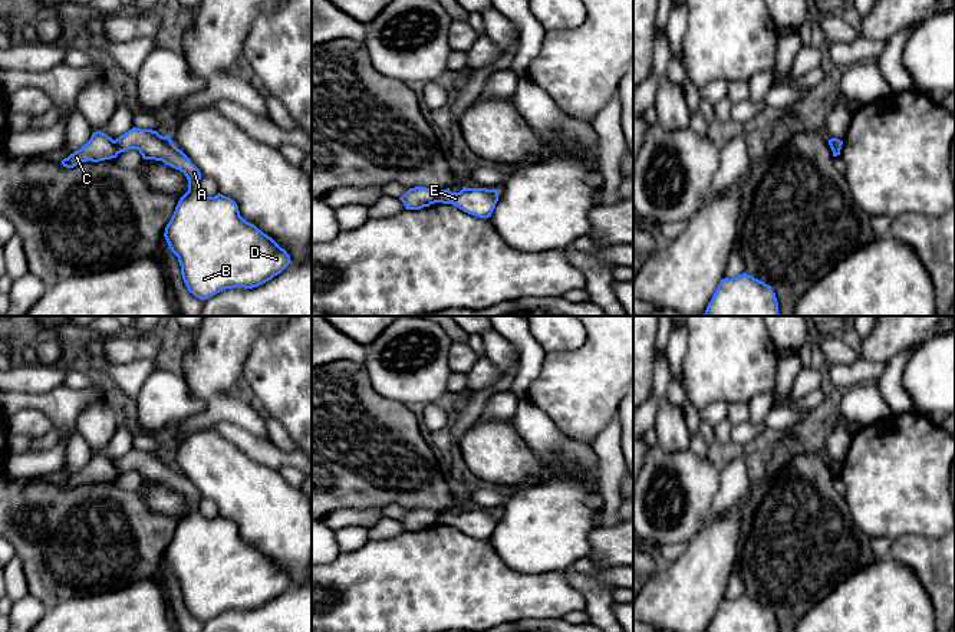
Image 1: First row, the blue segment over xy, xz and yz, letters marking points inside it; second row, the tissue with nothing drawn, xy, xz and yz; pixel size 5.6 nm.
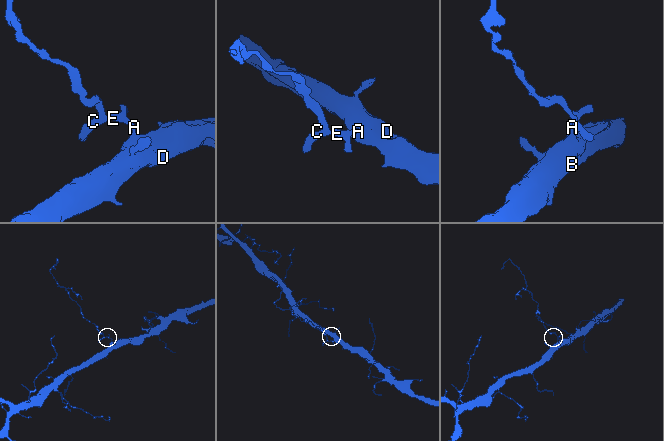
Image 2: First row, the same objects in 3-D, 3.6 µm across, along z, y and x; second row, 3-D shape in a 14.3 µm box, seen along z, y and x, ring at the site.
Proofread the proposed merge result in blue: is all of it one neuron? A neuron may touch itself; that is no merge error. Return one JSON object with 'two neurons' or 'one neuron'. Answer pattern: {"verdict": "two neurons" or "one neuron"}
{"verdict": "two neurons"}

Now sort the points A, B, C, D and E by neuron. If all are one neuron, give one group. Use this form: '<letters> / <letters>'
A B D E / C

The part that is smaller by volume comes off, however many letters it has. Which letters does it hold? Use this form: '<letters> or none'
C

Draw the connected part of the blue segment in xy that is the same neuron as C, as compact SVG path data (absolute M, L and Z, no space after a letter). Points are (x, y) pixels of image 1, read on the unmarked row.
M96 452L80 471L75 473L67 480L65 480L62 483L62 487L66 490L73 490L86 483L99 484L116 478L118 471L115 463L106 455Z

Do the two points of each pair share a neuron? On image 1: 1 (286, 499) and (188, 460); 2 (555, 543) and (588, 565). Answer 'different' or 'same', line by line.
1: same
2: different

